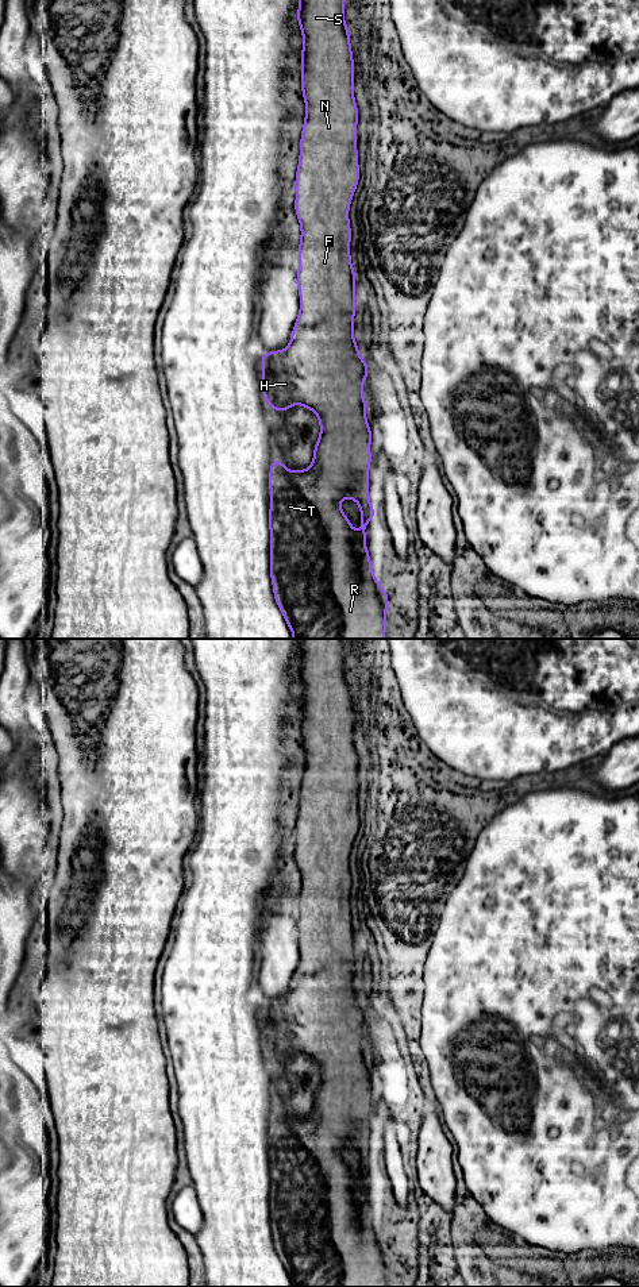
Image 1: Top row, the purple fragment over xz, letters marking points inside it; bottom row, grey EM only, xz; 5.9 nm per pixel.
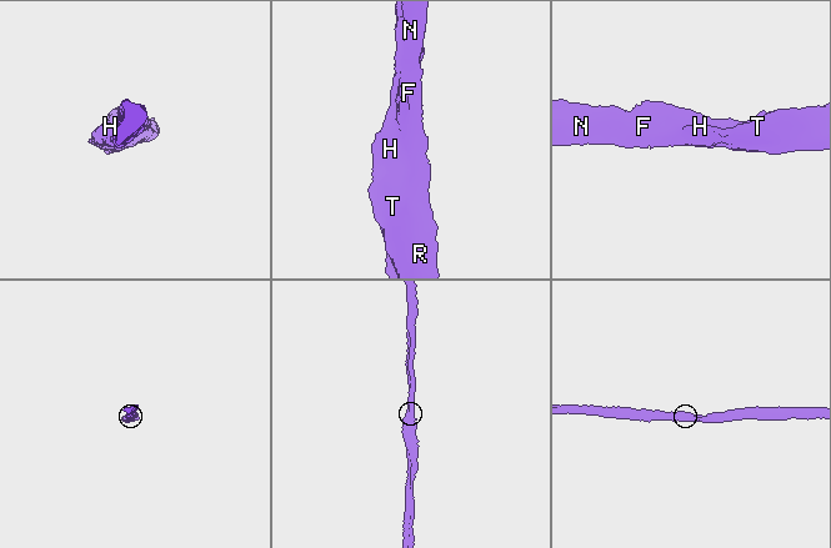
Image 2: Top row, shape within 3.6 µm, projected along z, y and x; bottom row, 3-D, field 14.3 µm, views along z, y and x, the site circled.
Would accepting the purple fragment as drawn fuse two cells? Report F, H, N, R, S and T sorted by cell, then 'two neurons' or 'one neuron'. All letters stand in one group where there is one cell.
F H N R S T; one neuron

